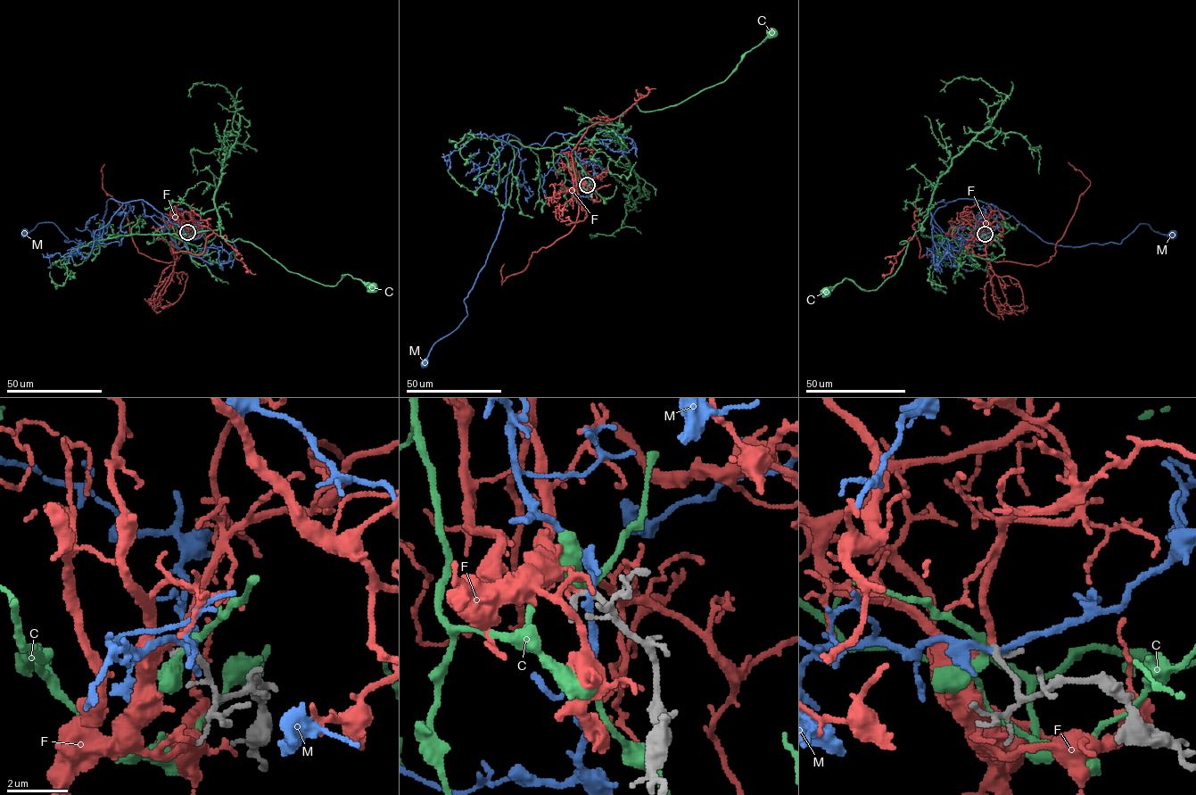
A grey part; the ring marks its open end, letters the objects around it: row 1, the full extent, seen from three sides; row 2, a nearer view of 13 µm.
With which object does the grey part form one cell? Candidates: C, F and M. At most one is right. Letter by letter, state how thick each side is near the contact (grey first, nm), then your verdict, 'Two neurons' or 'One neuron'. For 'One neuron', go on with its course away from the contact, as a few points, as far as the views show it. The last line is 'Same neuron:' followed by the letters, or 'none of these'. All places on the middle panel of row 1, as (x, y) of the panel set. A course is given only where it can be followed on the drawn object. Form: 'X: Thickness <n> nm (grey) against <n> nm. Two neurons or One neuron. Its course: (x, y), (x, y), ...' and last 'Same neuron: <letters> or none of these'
C: Thickness 240 nm (grey) against 260 nm. Two neurons
F: Thickness 240 nm (grey) against 240 nm. One neuron. Its course: (587, 185), (577, 186), (579, 214), (569, 232), (532, 252), (524, 269), (507, 277), (501, 285), (504, 264)
M: Thickness 240 nm (grey) against 200 nm. Two neurons
Same neuron: F

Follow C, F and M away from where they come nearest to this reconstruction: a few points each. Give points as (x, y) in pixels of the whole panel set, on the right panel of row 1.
C: (985, 234), (921, 229), (878, 288), (846, 278), (826, 291)
F: (985, 234), (985, 255), (992, 260), (1035, 266), (1047, 262), (1090, 186), (1068, 162)
M: (985, 234), (954, 250), (930, 207), (944, 200), (987, 202), (1061, 245), (1120, 244), (1140, 223), (1172, 235)

